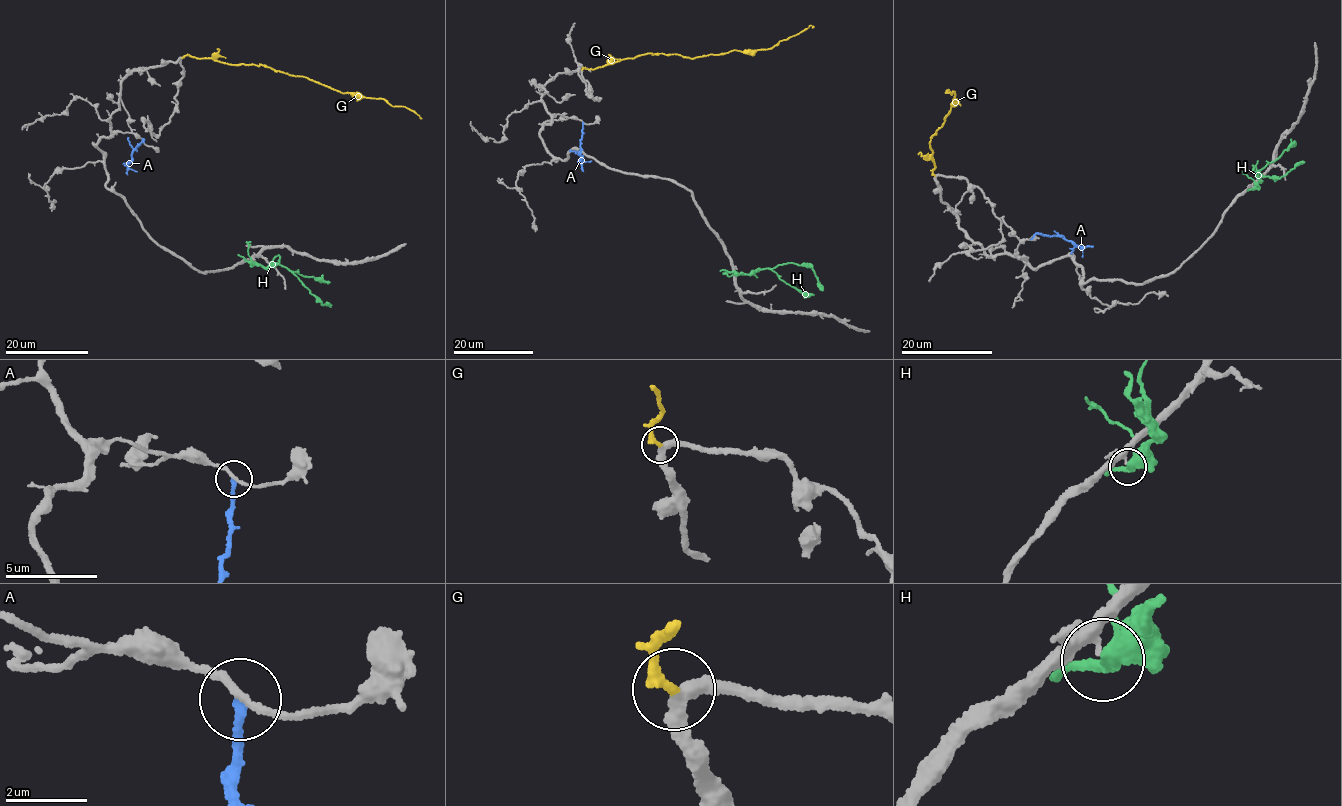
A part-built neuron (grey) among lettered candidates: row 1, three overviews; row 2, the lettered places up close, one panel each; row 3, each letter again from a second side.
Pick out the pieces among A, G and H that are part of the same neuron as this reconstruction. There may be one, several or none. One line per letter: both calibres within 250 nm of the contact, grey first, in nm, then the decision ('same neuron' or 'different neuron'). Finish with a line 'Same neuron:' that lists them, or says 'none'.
A: 170/220 nm | different neuron
G: 360/280 nm | same neuron
H: 280/340 nm | different neuron
Same neuron: G

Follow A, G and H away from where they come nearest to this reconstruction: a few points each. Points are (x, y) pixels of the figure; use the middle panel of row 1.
A: (583, 123), (581, 162), (584, 157)
G: (582, 69), (651, 53), (695, 58), (736, 50), (753, 53), (813, 26)
H: (732, 271), (748, 275), (793, 263), (811, 268), (822, 291)

